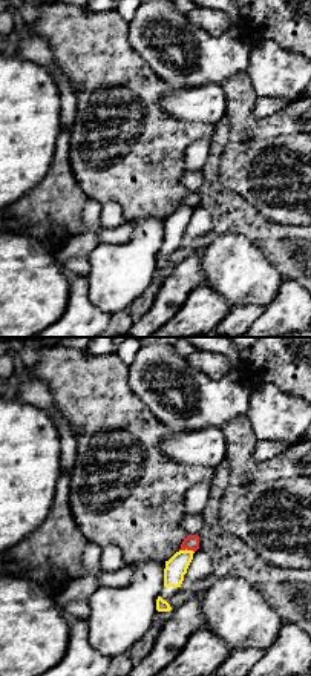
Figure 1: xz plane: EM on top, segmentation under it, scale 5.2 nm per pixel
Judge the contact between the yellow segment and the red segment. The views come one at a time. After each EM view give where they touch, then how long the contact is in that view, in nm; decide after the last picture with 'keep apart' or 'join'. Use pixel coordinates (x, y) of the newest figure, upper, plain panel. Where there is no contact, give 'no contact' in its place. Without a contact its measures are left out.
contact (186, 206); length 80 nm

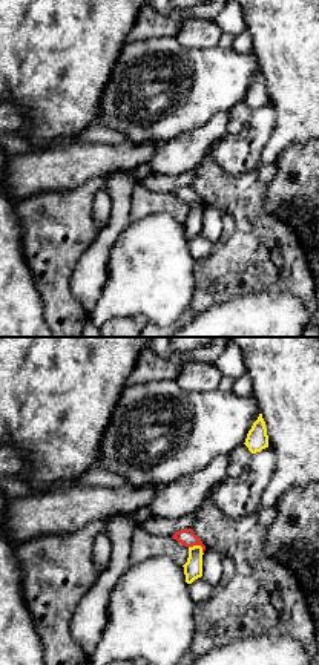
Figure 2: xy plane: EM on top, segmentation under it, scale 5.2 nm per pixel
contact (198, 203); length 90 nm

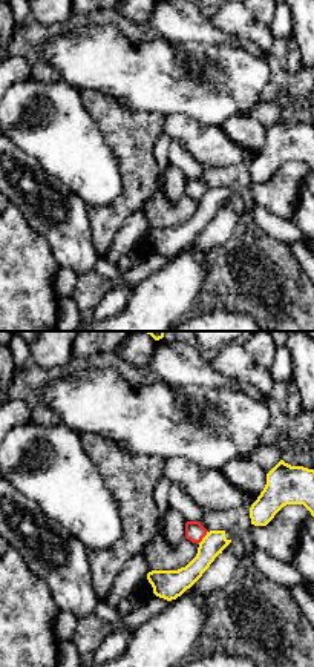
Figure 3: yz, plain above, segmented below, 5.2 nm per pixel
contact (204, 193); length 90 nm

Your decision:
keep apart

